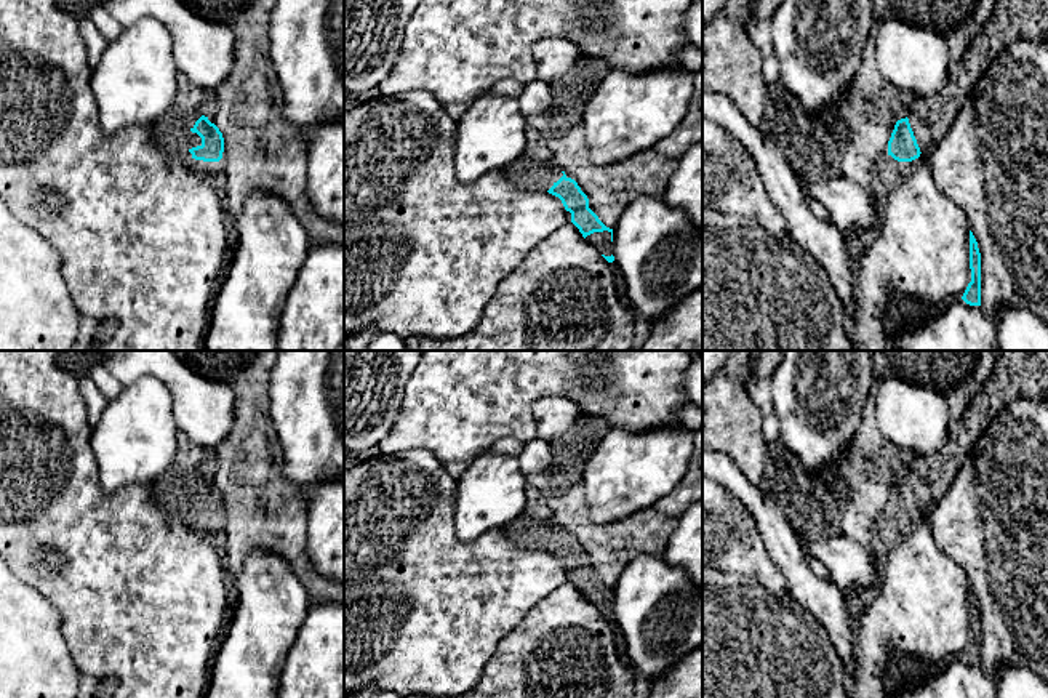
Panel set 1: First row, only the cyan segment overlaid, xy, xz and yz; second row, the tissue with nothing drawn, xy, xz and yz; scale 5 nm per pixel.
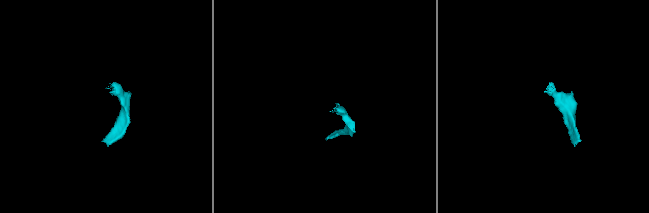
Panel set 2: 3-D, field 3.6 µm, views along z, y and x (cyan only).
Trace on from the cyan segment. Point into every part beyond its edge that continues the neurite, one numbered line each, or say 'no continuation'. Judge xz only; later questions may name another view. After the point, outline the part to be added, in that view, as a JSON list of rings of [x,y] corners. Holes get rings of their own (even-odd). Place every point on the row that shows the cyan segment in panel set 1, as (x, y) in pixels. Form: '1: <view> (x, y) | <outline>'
1: xz (527, 175) | [[[525,157],[509,165],[506,174],[517,187],[536,192],[547,192],[563,176],[554,162],[536,163]]]
2: xz (602, 240) | [[[594,232],[586,237],[589,243],[592,243],[602,255],[611,256],[613,255],[613,242],[611,242],[611,232]]]

